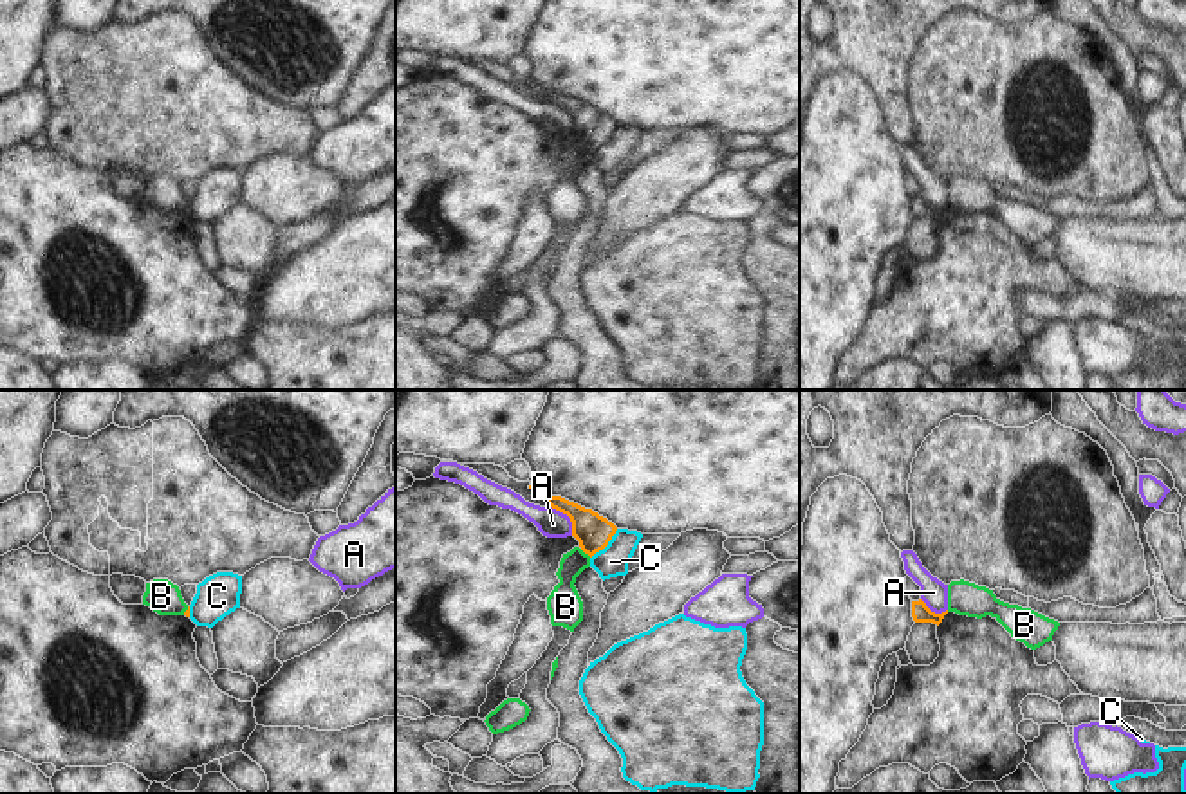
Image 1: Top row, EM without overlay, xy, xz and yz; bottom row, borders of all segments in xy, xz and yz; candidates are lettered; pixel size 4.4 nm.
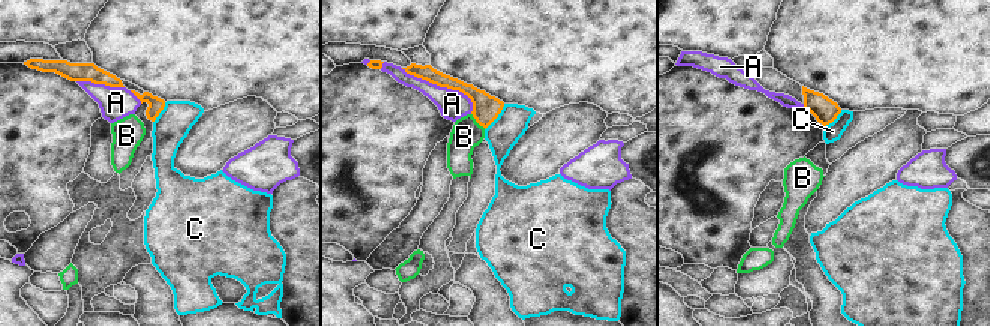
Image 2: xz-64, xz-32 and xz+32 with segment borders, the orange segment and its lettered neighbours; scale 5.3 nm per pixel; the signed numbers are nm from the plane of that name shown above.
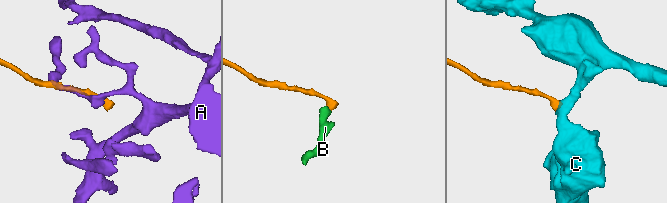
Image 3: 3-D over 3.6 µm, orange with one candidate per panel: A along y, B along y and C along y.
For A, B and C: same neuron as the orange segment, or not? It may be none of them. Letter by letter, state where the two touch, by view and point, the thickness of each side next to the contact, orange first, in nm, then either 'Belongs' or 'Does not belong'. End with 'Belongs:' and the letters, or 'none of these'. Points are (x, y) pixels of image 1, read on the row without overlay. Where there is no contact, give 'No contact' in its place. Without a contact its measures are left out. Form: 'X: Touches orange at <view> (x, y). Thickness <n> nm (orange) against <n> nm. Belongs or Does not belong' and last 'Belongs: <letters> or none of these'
A: Touches orange at xz (567, 110). Thickness 160 nm (orange) against 130 nm. Does not belong
B: Touches orange at xz (585, 148). Thickness 160 nm (orange) against 150 nm. Does not belong
C: Touches orange at xz (605, 141). Thickness 160 nm (orange) against 140 nm. Does not belong
Belongs: none of these

